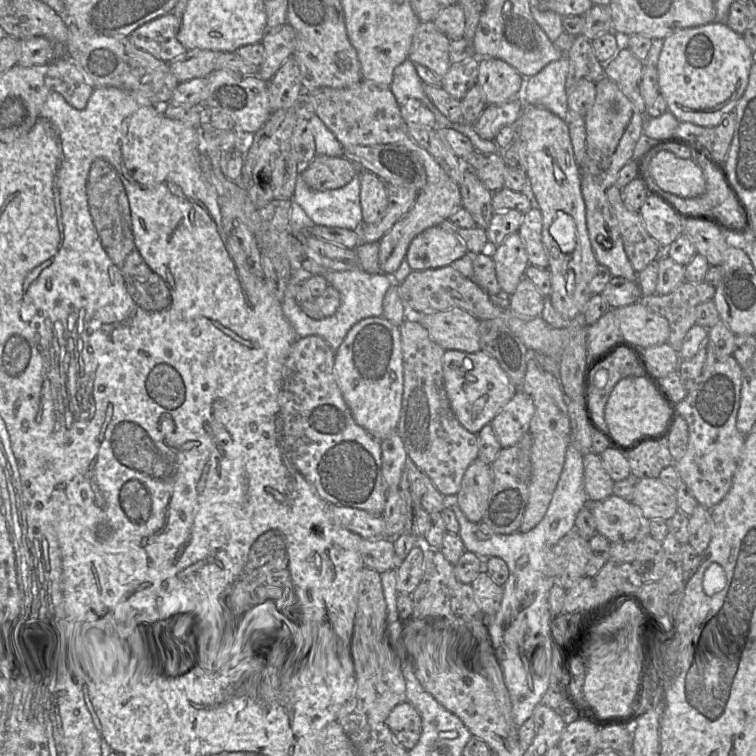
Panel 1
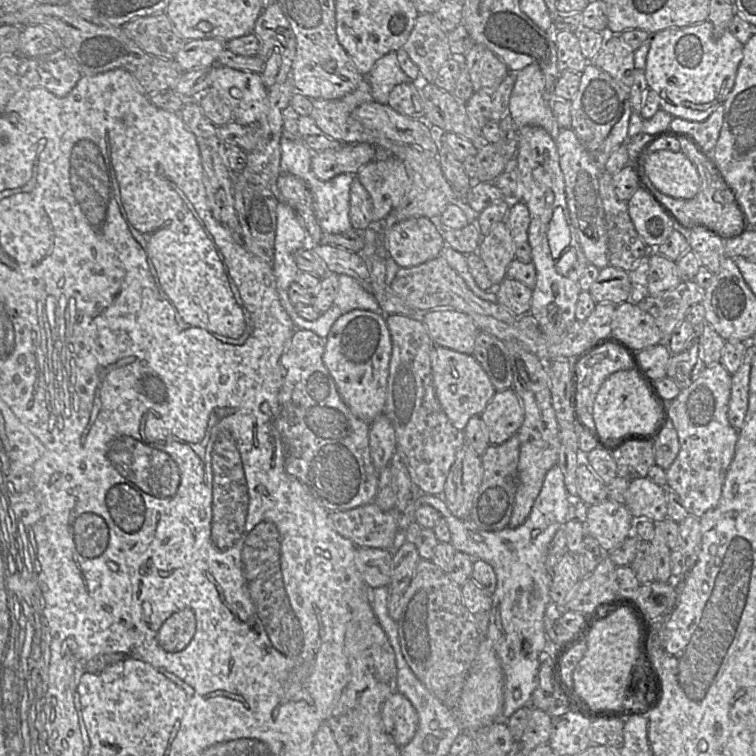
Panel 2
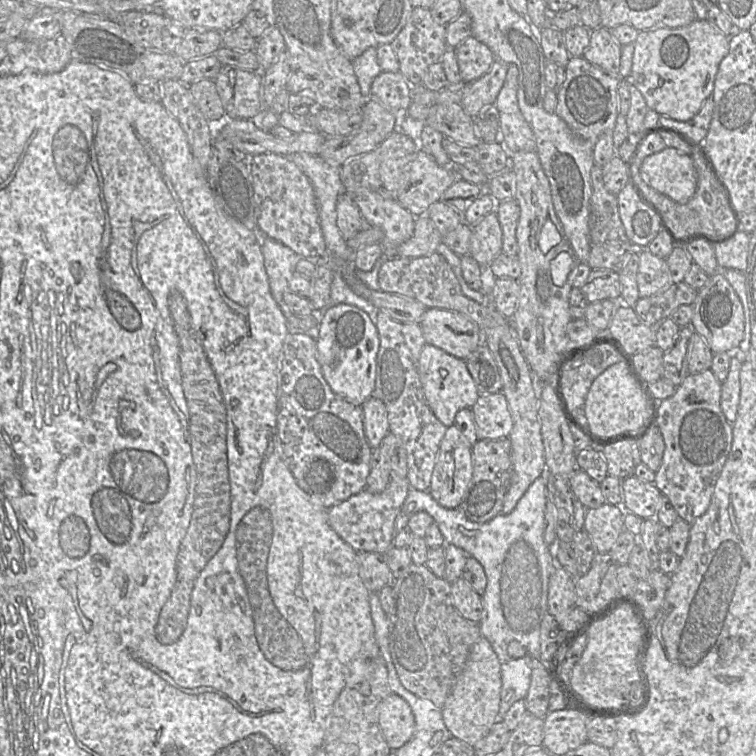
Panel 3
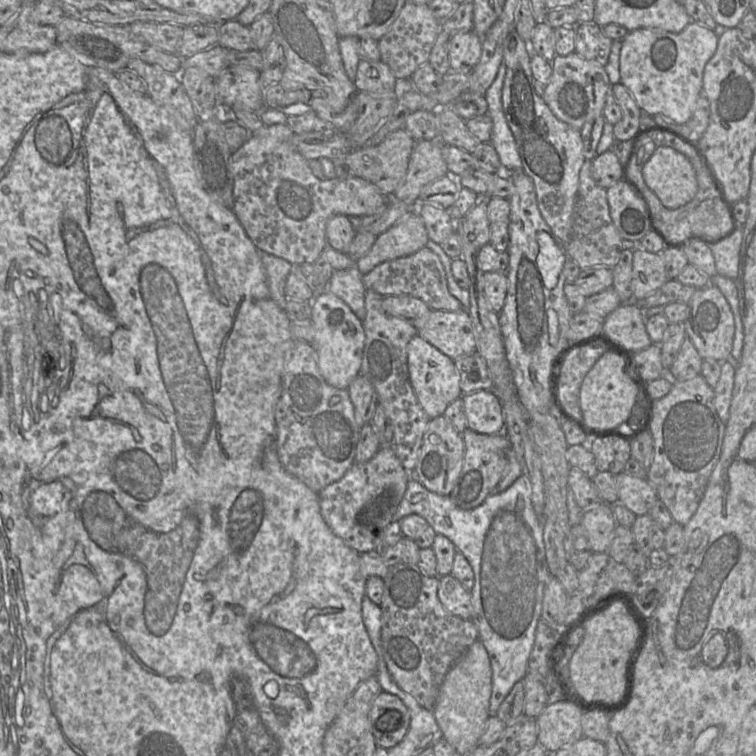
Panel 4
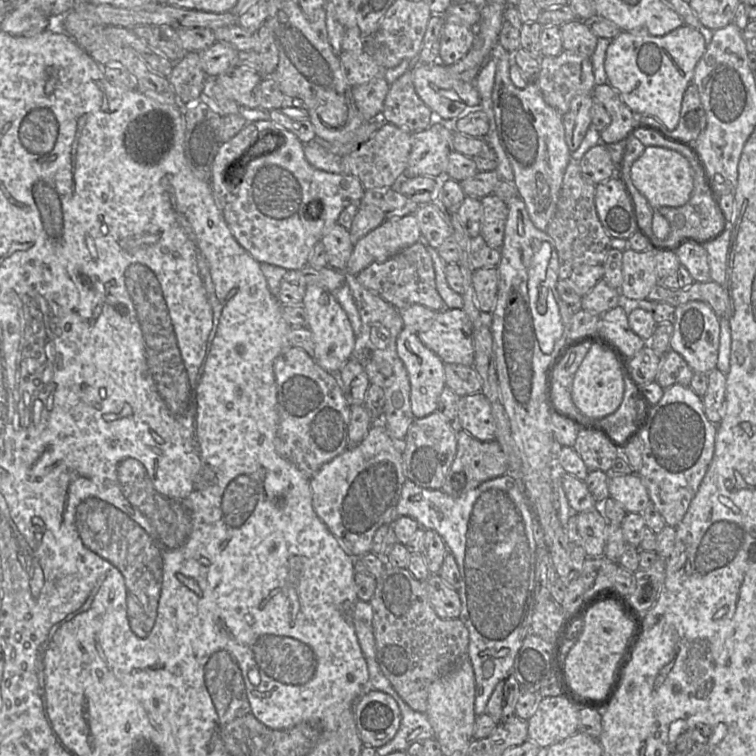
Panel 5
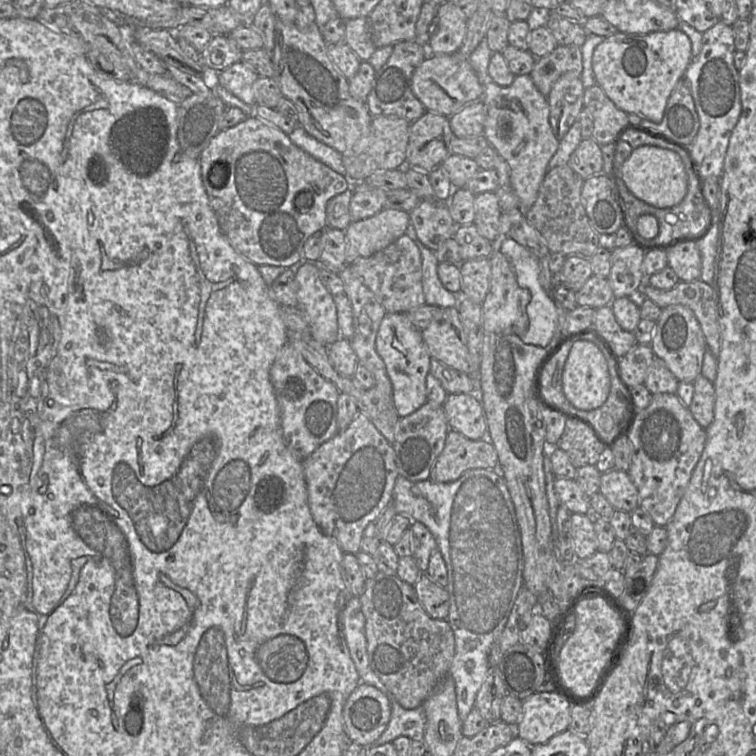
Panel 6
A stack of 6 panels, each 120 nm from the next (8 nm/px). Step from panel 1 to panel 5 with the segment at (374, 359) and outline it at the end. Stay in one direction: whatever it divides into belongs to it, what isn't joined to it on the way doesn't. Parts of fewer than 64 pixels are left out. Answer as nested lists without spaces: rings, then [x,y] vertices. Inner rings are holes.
[[[307,285],[302,305],[306,312],[306,326],[313,334],[314,360],[324,370],[337,374],[352,357],[356,340],[346,312],[331,292],[317,285]]]

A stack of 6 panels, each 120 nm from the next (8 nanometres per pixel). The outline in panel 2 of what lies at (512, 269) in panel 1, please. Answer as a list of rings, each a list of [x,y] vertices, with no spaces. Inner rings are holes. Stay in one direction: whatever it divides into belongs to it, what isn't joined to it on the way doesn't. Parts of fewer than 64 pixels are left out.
[[[504,221],[495,223],[490,231],[482,236],[478,250],[494,285],[501,283],[506,277],[506,271],[515,259],[515,248],[510,229]]]

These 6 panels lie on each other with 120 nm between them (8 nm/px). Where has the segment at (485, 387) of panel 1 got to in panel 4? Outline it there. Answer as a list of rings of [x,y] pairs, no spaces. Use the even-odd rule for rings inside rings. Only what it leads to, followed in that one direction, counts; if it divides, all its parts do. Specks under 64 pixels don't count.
[[[418,334],[409,341],[407,355],[410,382],[419,404],[430,419],[442,416],[450,403],[463,395],[455,361],[430,345]]]

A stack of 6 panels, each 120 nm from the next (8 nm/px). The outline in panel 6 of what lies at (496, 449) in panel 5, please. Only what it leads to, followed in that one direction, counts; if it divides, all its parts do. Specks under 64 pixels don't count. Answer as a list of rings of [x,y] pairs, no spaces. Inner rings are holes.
[[[450,429],[429,479],[435,482],[453,482],[469,469],[498,469],[496,449],[487,438],[471,440]]]

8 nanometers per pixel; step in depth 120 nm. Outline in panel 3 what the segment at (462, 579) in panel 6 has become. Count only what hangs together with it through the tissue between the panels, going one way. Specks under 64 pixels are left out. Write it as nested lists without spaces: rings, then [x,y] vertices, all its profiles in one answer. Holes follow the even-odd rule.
[[[547,469],[546,474],[538,477],[520,498],[509,514],[500,513],[485,523],[469,520],[458,508],[449,509],[441,506],[428,491],[411,488],[395,520],[395,535],[404,529],[411,516],[417,512],[428,513],[439,527],[446,544],[462,549],[469,557],[476,559],[484,568],[487,587],[482,594],[483,617],[479,623],[481,636],[486,638],[501,665],[501,701],[498,720],[503,721],[510,707],[518,700],[525,699],[532,673],[532,659],[540,658],[540,628],[548,613],[548,593],[550,577],[555,570],[554,551],[544,539],[545,508],[547,503]]]

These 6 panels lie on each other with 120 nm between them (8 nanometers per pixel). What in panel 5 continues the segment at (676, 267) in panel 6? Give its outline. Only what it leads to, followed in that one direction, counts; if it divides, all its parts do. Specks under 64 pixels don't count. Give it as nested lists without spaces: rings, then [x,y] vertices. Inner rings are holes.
[[[686,240],[674,249],[674,251],[680,265],[689,271],[694,281],[710,281],[708,256],[703,244],[694,240]]]

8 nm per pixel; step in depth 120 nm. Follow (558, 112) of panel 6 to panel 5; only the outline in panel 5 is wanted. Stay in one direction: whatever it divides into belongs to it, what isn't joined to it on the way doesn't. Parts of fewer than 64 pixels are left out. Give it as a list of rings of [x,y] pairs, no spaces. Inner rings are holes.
[[[591,94],[578,95],[571,100],[570,108],[562,116],[565,140],[570,151],[575,151],[591,126],[591,108],[595,103]]]

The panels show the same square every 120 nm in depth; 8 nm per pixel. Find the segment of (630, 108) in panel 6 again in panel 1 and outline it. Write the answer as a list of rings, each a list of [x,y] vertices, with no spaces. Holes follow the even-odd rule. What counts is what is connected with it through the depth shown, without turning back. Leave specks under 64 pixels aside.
[[[714,21],[678,30],[665,39],[656,65],[660,94],[679,122],[713,127],[735,109],[749,81],[752,51],[743,36]]]

